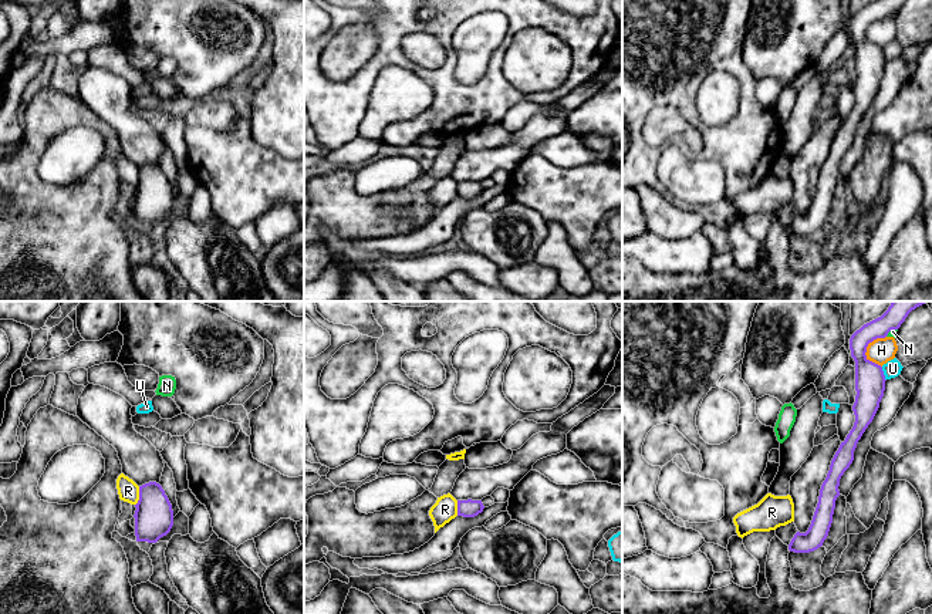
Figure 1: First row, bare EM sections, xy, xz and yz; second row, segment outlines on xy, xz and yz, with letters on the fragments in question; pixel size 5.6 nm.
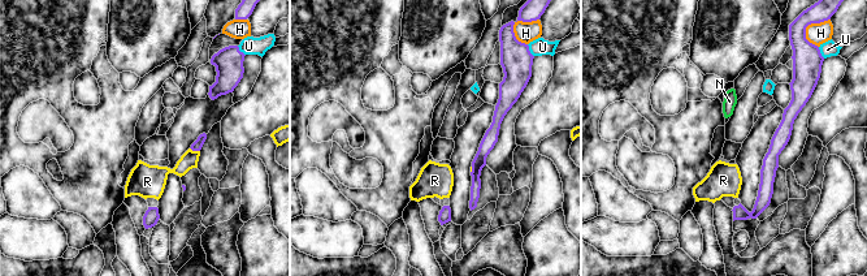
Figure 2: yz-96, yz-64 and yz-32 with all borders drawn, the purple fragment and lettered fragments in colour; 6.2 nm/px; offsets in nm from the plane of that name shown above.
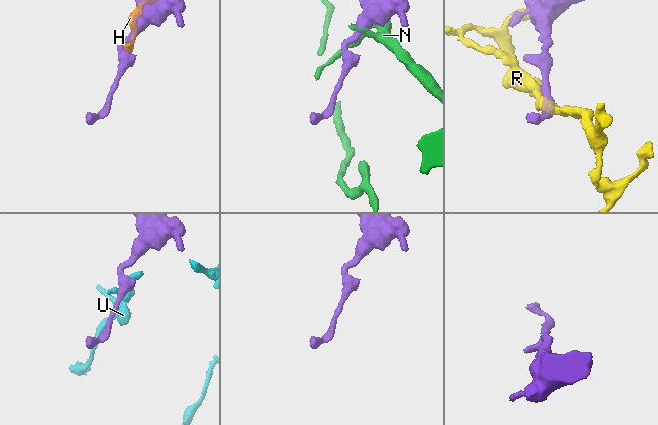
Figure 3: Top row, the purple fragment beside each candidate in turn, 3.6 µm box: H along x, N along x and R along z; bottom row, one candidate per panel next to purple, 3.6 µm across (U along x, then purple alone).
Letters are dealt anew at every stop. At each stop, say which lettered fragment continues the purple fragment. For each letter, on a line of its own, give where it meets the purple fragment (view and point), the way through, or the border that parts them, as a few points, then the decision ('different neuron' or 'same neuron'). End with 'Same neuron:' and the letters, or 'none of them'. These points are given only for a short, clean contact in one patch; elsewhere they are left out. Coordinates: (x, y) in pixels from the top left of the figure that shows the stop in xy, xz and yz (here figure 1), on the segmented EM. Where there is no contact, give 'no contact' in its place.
H: contact yz (865, 350); different neuron
N: contact yz (891, 329); different neuron
R: contact xy (139, 496); border xy (139, 486), (139, 499), (135, 505); different neuron
U: contact yz (882, 374); border yz (881, 367), (885, 380); different neuron
Same neuron: none of them

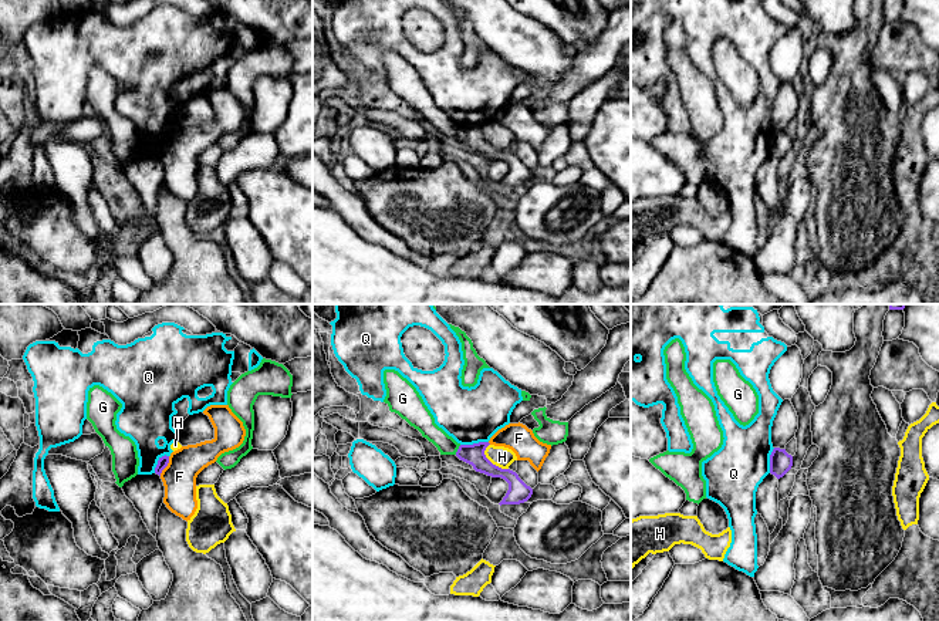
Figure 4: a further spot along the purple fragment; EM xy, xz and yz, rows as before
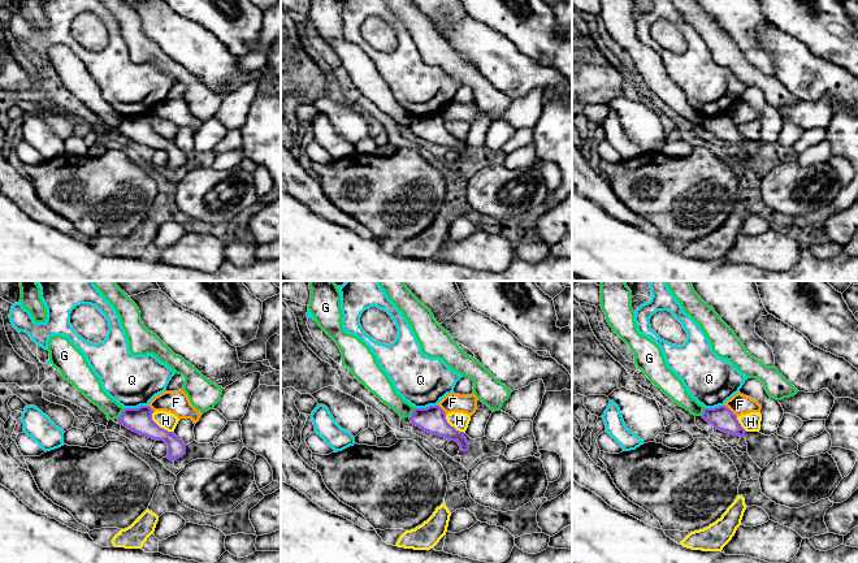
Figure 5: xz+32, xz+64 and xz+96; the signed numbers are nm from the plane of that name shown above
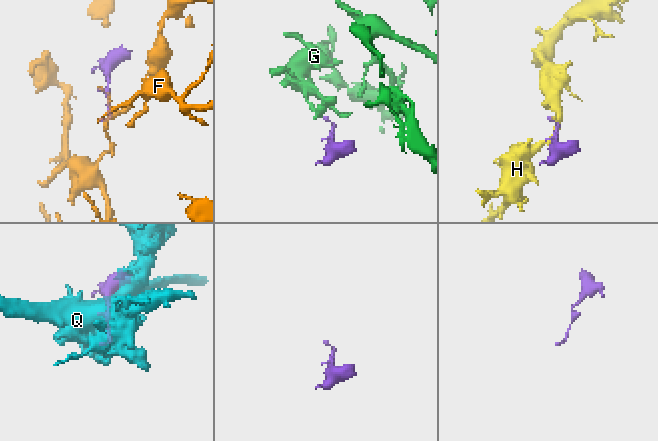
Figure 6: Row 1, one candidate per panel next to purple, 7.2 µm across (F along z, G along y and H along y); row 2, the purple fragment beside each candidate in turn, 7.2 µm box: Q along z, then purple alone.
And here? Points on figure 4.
F: contact xy (166, 465); border xy (169, 456), (168, 465), (159, 475); different neuron
G: contact xz (458, 449); border xz (460, 445), (455, 454); different neuron
H: contact xz (489, 461); border xz (489, 444), (485, 455), (493, 463), (507, 469); different neuron
Q: contact xz (473, 444); border xz (487, 441), (460, 445); different neuron
Same neuron: none of them

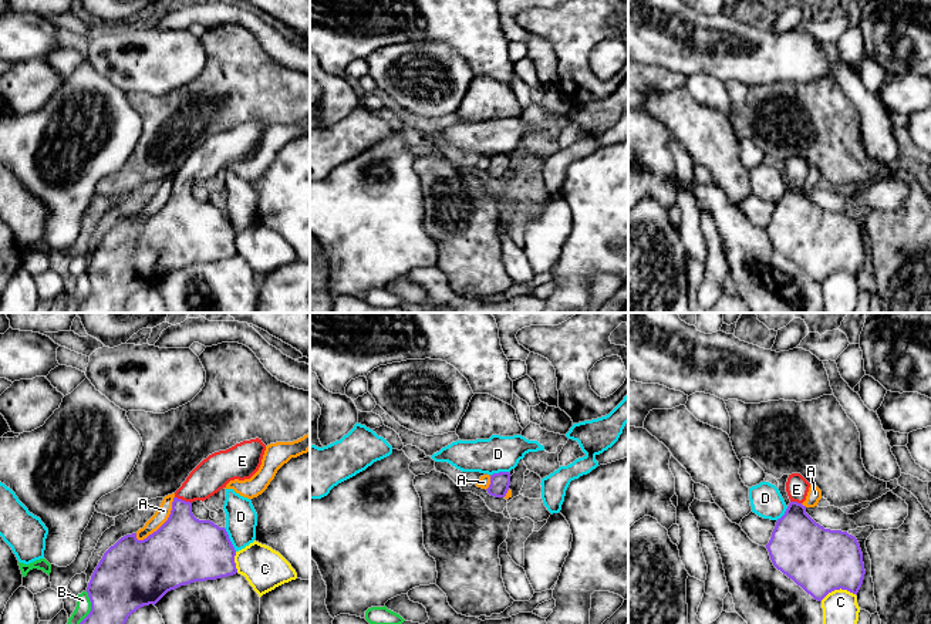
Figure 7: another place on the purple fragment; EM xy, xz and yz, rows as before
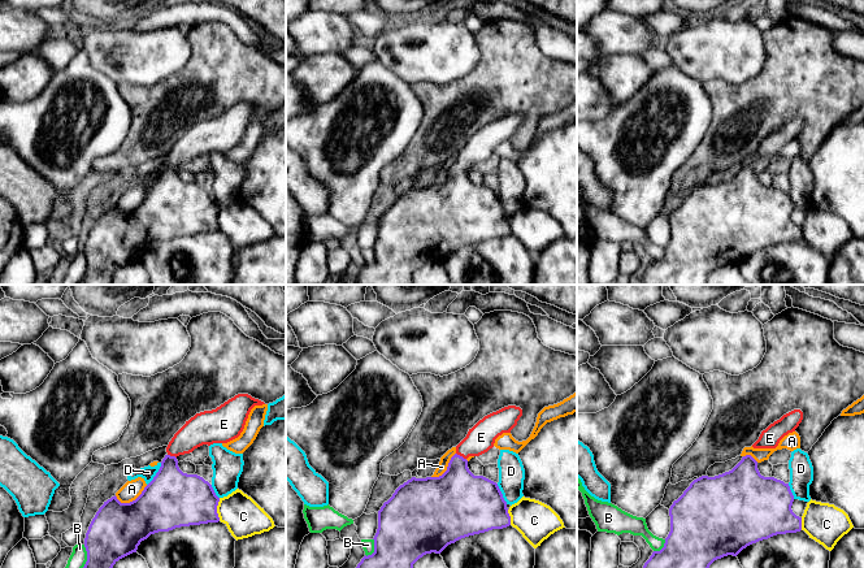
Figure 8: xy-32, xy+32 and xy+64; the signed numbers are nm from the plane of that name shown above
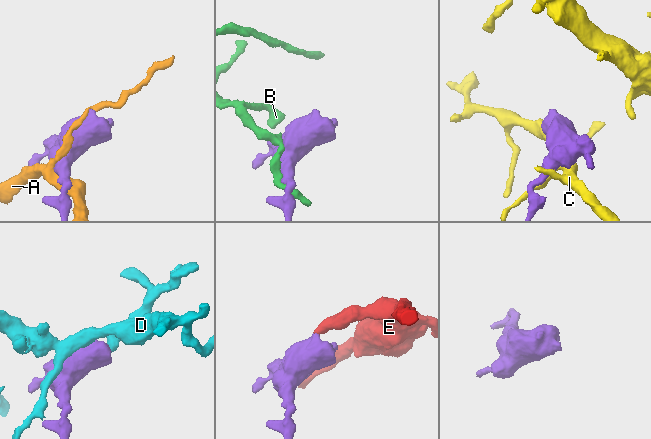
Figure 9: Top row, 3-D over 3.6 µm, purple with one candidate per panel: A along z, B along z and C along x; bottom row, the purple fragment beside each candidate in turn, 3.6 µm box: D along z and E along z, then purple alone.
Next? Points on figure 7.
A: contact xy (165, 522); different neuron
B: contact xy (91, 607); different neuron
C: contact yz (837, 589); different neuron
D: contact xy (229, 539); different neuron
E: contact xy (184, 501); way xy (184, 545), (184, 501), (216, 471); same neuron
Same neuron: E

